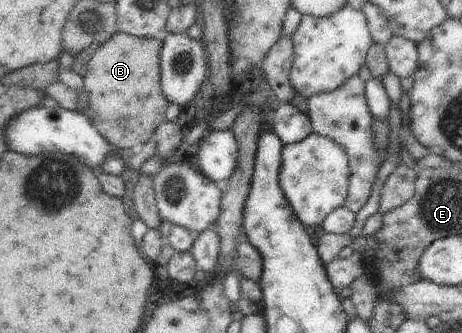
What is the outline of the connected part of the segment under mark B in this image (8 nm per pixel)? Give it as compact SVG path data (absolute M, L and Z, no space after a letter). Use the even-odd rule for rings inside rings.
M118 31L95 51L87 63L83 85L78 90L79 110L92 121L96 130L118 148L134 148L144 144L153 136L153 132L165 121L169 100L161 91L161 48L162 37L135 37Z

